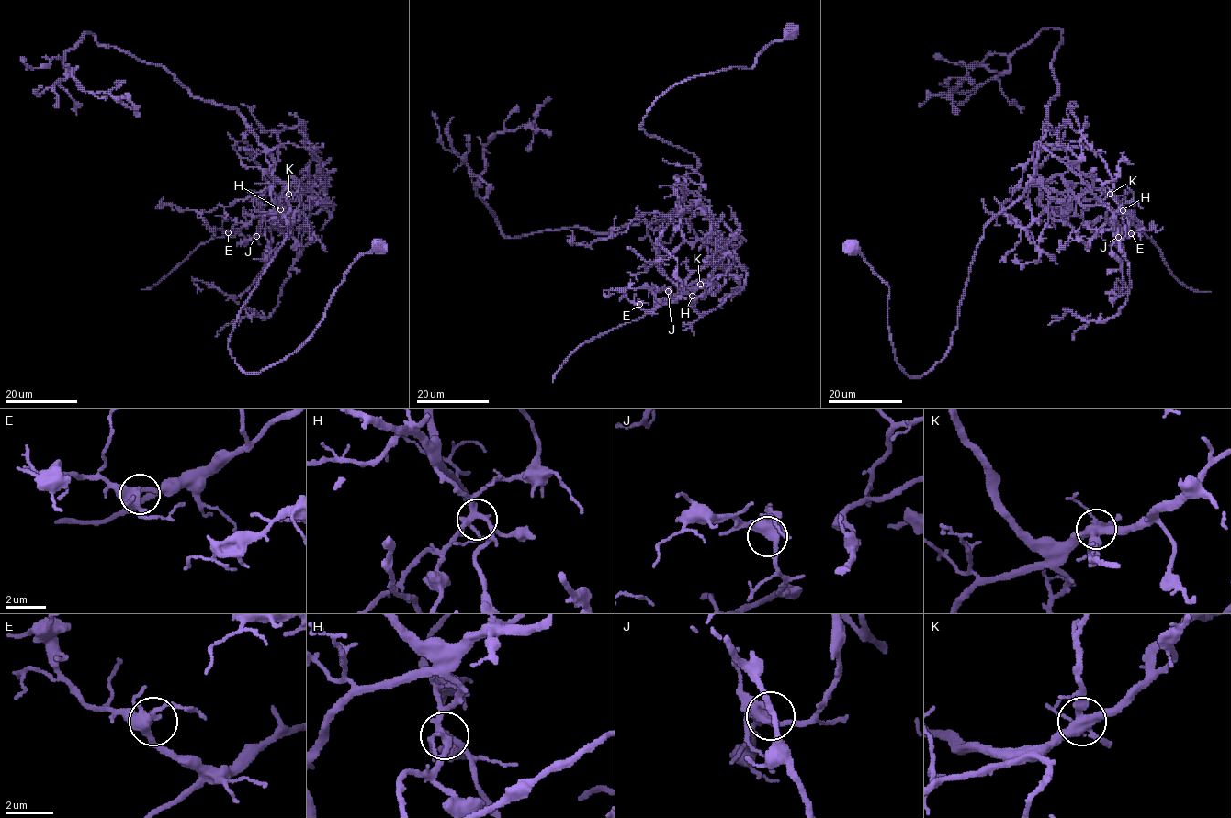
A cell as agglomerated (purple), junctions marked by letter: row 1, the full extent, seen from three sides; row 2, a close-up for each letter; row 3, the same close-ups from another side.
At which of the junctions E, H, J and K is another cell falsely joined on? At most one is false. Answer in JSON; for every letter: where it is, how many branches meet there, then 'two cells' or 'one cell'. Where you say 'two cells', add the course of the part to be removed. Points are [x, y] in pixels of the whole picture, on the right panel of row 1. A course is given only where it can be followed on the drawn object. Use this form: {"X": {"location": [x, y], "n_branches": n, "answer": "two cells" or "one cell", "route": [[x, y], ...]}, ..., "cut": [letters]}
{"E": {"location": [1131, 233], "n_branches": 4, "answer": "one cell"}, "H": {"location": [1123, 210], "n_branches": 5, "answer": "one cell"}, "J": {"location": [1118, 237], "n_branches": 5, "answer": "one cell"}, "K": {"location": [1110, 194], "n_branches": 5, "answer": "two cells", "route": [[1110, 193], [1114, 184], [1093, 150], [1037, 148], [1000, 209], [1030, 232], [1038, 249], [1034, 262], [1022, 260]]}, "cut": ["K"]}

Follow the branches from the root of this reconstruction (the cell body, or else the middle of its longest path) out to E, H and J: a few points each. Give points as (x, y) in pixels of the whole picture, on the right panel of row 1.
E: (851, 249), (887, 285), (897, 361), (920, 376), (951, 344), (984, 227), (1028, 183), (1086, 181), (1131, 233)
H: (851, 249), (887, 285), (897, 361), (920, 376), (951, 344), (984, 227), (1028, 183), (1086, 181), (1123, 210)
J: (851, 249), (887, 285), (897, 361), (920, 376), (951, 344), (984, 227), (1028, 183), (1110, 193), (1118, 237)

